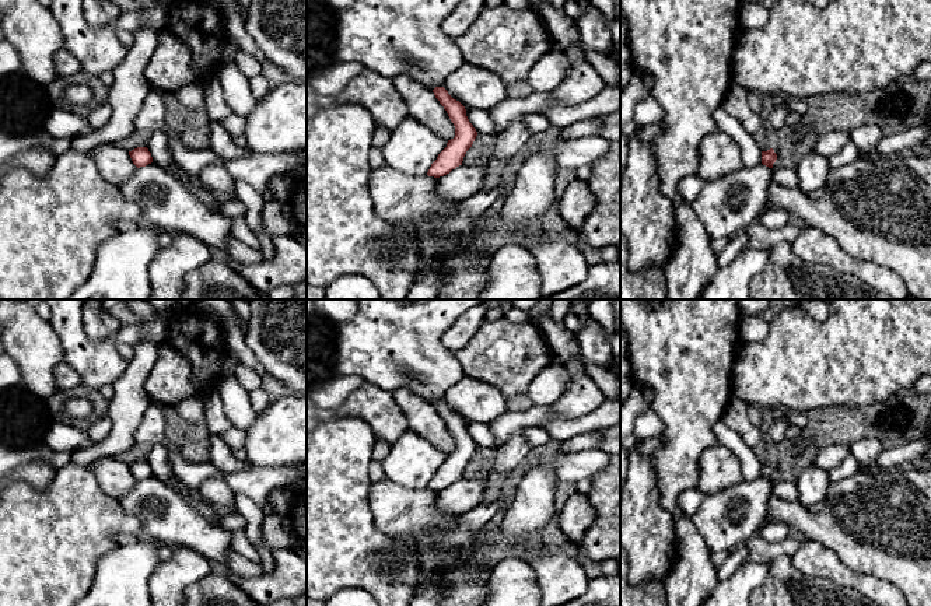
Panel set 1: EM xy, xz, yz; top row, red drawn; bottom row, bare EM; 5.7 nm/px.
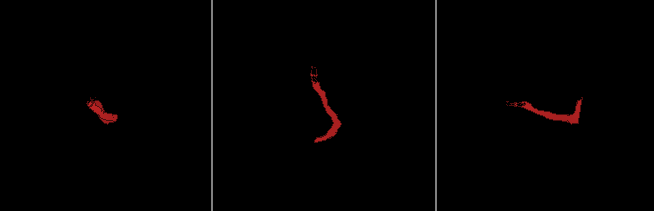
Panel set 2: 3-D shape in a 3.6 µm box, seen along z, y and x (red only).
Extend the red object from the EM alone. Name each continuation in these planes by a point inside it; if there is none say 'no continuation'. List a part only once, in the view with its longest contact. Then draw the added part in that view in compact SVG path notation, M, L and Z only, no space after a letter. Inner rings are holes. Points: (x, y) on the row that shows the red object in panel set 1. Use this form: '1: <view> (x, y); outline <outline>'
no continuation

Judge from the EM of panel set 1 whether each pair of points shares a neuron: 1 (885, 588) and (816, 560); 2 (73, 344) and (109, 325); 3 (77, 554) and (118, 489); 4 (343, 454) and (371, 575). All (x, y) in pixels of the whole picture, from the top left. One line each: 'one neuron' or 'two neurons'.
1: one neuron
2: two neurons
3: two neurons
4: one neuron

